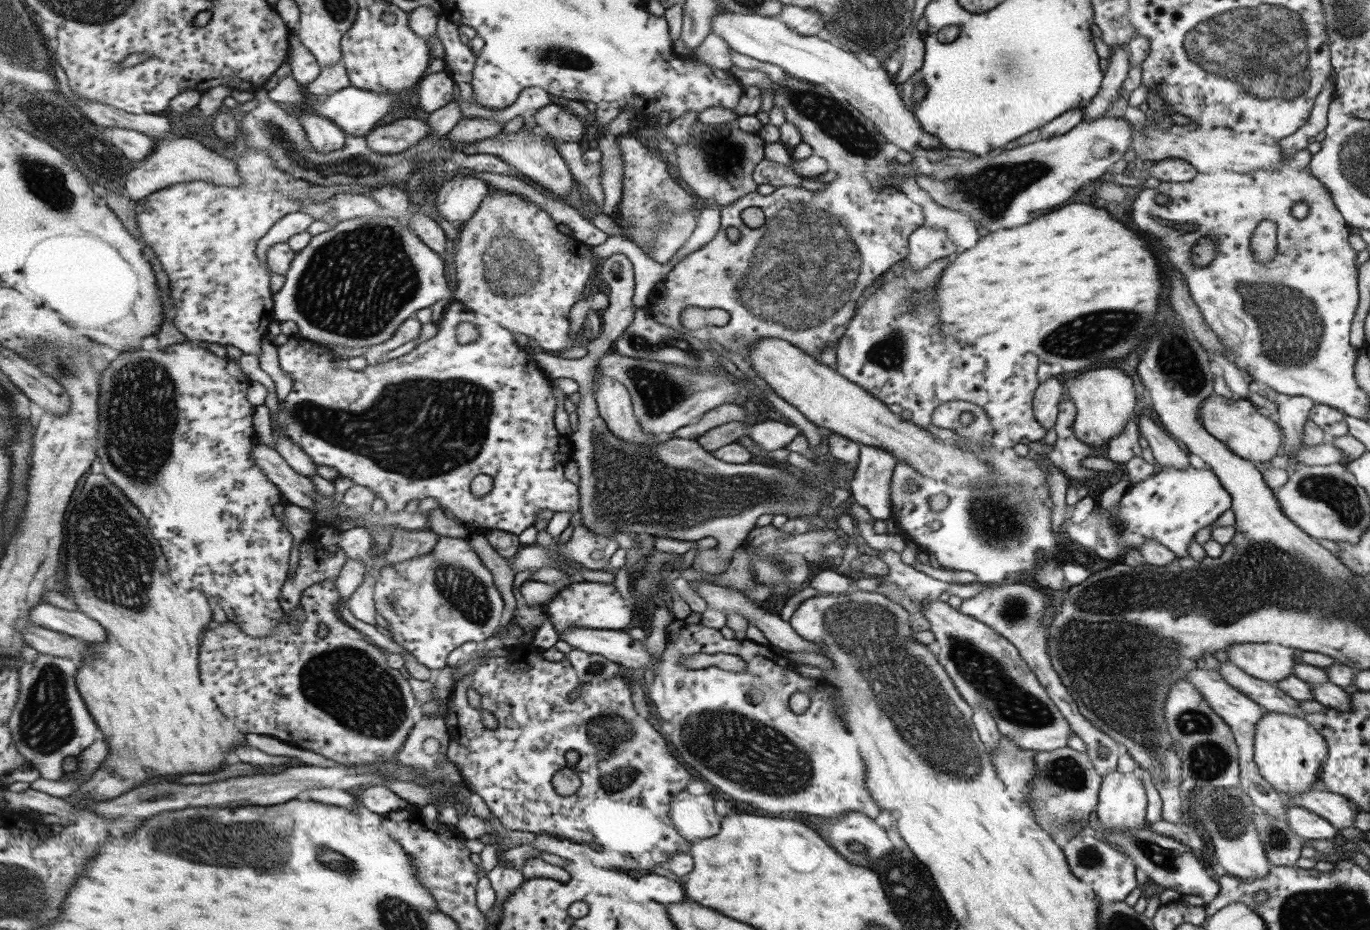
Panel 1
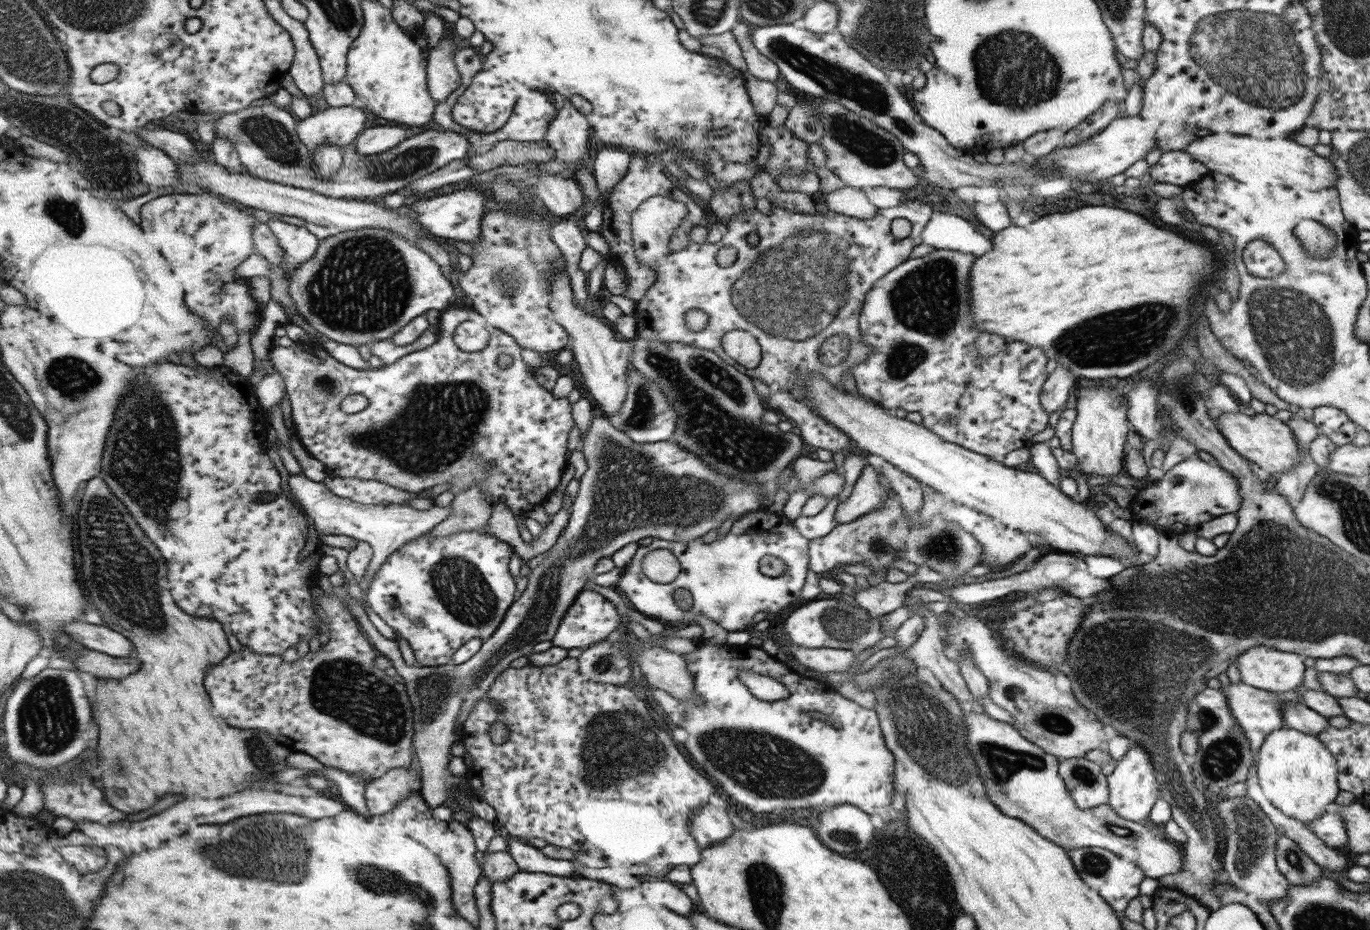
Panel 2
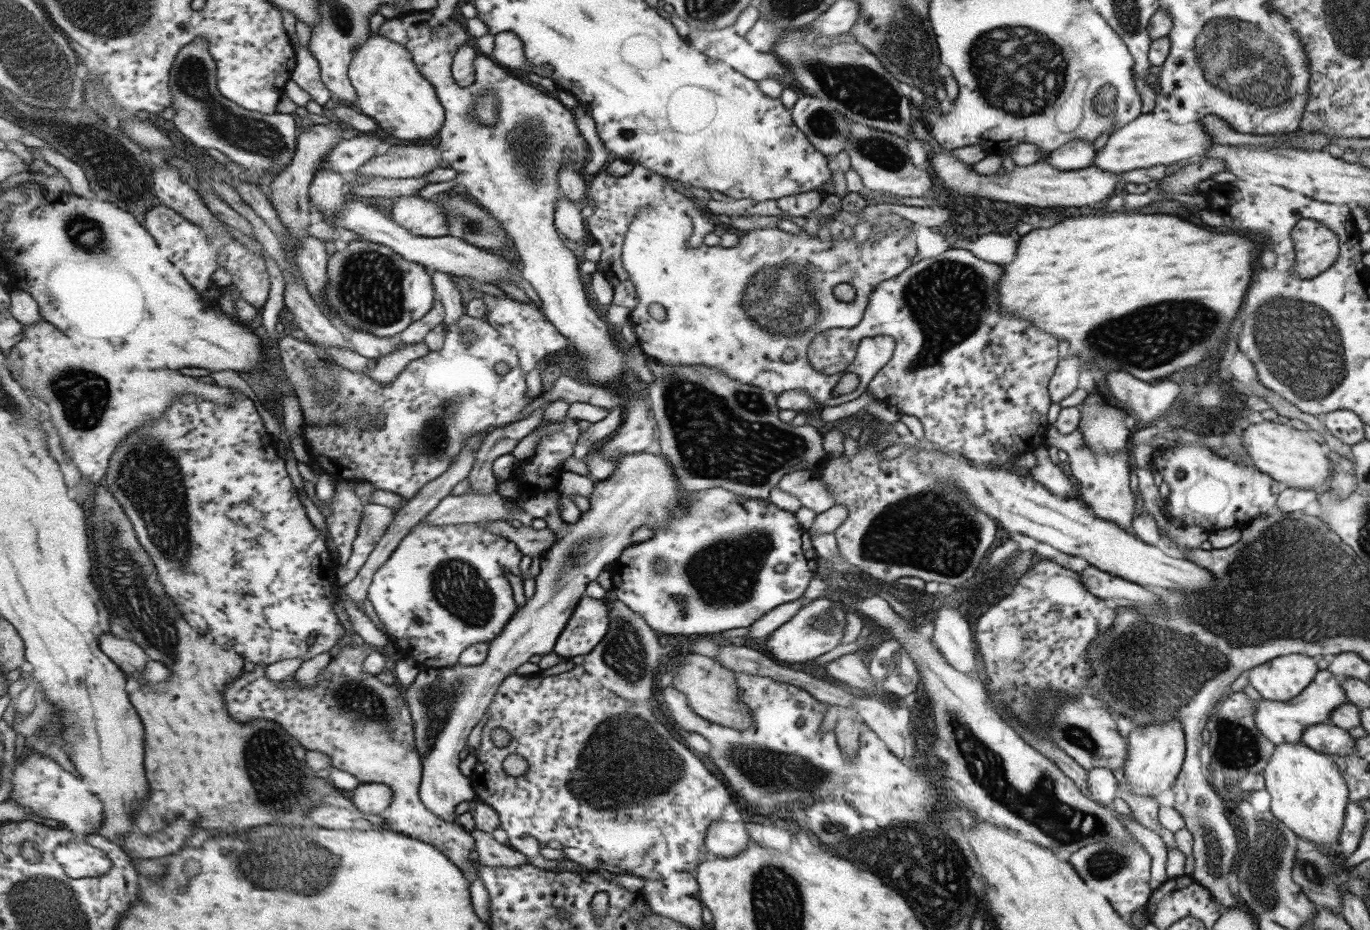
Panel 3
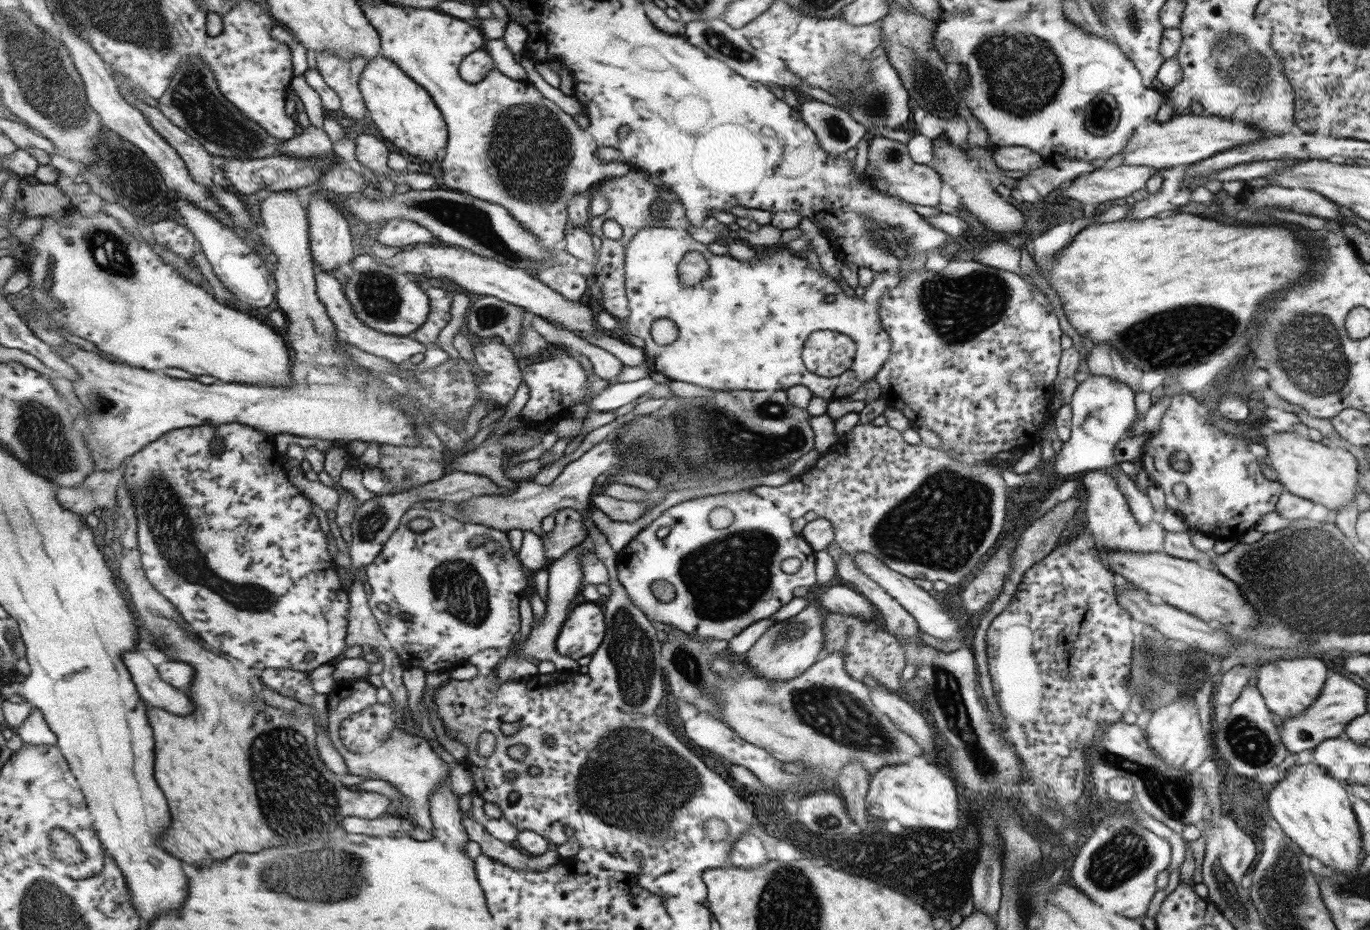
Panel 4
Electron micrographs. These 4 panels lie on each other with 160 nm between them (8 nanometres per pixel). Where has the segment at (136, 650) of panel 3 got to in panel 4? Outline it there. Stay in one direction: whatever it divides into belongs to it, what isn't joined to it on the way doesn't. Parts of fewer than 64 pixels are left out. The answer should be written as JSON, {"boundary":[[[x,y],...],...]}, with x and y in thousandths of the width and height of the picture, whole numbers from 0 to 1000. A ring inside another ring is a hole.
{"boundary":[[[94,700],[90,708],[98,728],[101,743],[108,758],[120,761],[131,770],[136,770],[142,766],[138,748],[126,740],[126,735],[122,735],[118,729],[115,717],[112,716],[104,701]]]}

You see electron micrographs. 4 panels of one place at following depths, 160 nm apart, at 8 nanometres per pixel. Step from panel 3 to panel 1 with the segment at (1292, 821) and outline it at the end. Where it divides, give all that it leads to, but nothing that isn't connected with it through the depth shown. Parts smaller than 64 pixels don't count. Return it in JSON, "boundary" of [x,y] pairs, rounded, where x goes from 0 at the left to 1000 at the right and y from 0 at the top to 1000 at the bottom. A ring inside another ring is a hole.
{"boundary":[[[922,763],[921,771],[916,777],[914,812],[920,837],[932,854],[935,854],[937,860],[938,857],[942,857],[958,847],[958,842],[962,838],[964,824],[969,813],[969,803],[966,792],[959,783],[957,783],[957,780],[954,778],[951,771]]]}

